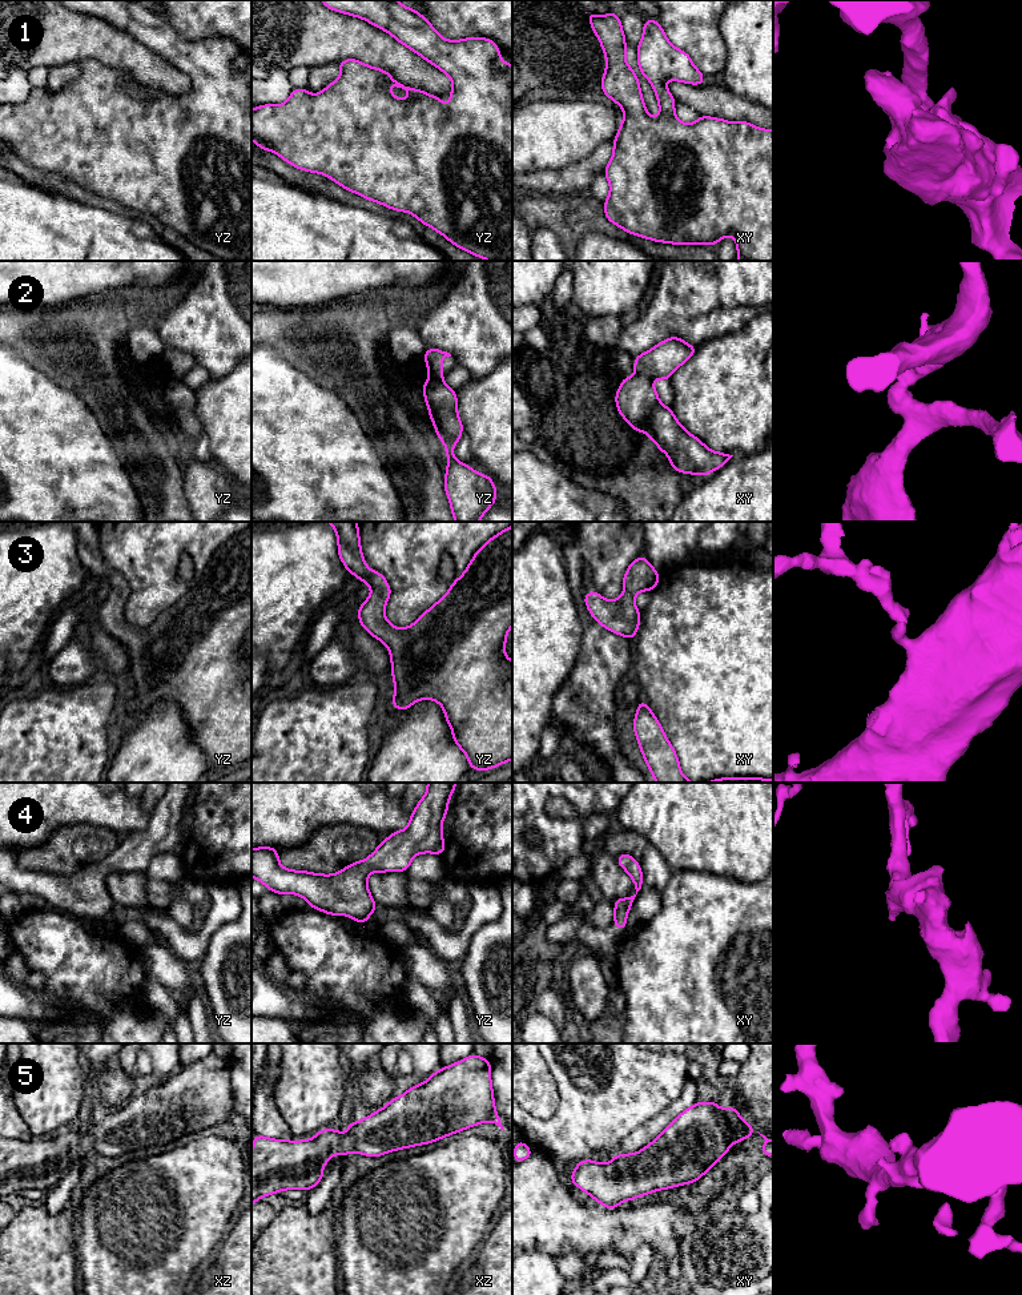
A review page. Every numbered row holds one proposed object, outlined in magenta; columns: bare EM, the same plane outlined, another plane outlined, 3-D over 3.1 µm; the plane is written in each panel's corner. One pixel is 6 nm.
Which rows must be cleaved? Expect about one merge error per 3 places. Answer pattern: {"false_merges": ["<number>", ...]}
{"false_merges": ["2"]}

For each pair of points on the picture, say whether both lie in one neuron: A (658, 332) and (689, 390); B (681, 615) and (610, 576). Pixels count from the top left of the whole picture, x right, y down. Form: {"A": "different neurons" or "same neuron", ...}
{"A": "different neurons", "B": "different neurons"}

